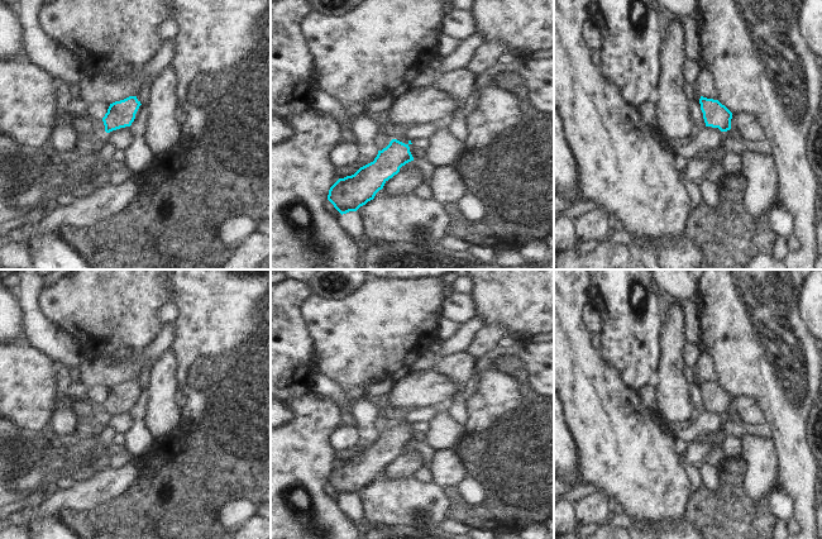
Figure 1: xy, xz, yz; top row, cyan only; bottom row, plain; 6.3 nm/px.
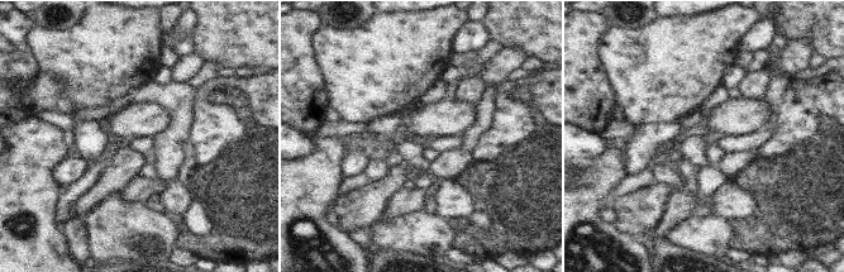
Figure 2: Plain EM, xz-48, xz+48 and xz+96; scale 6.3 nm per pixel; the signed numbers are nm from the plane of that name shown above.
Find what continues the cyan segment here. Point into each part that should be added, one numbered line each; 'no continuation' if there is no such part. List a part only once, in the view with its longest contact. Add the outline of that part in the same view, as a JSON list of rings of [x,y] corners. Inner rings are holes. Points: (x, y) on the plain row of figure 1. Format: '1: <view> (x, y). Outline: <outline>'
no continuation

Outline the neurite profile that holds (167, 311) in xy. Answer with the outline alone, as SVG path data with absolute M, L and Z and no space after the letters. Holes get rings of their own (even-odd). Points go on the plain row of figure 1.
M168 299L157 307L157 319L161 324L173 321L177 316L177 313L178 310L175 302Z

